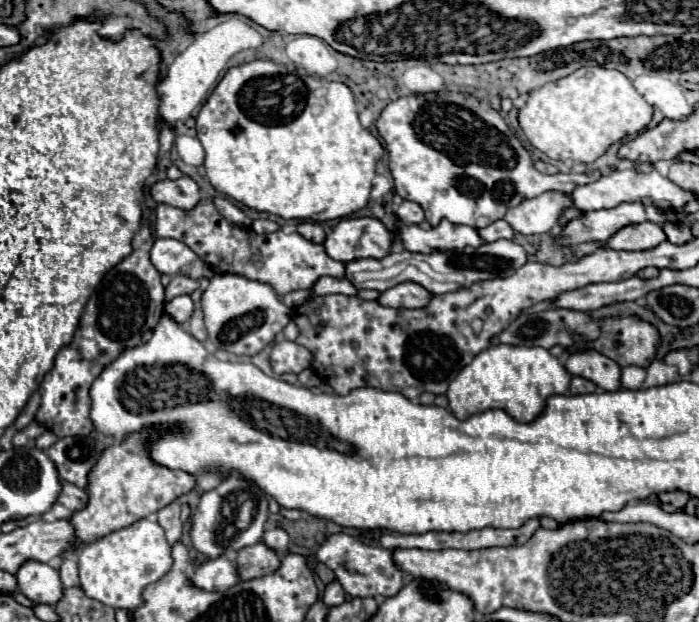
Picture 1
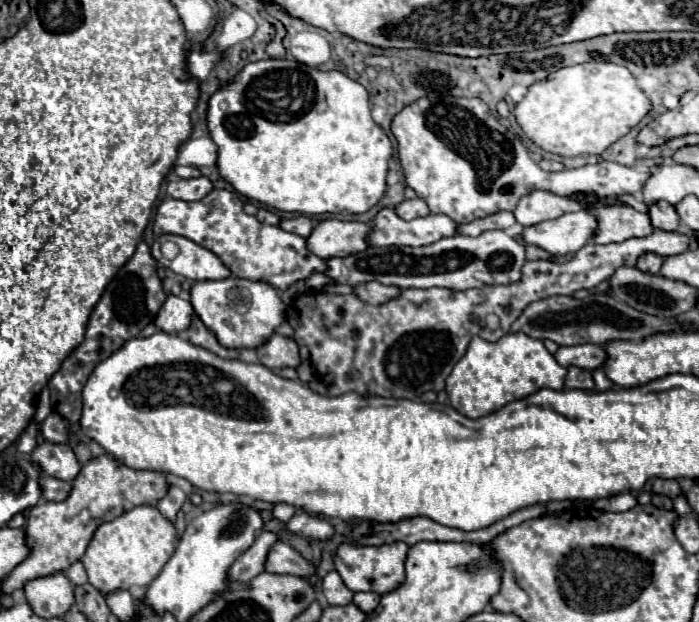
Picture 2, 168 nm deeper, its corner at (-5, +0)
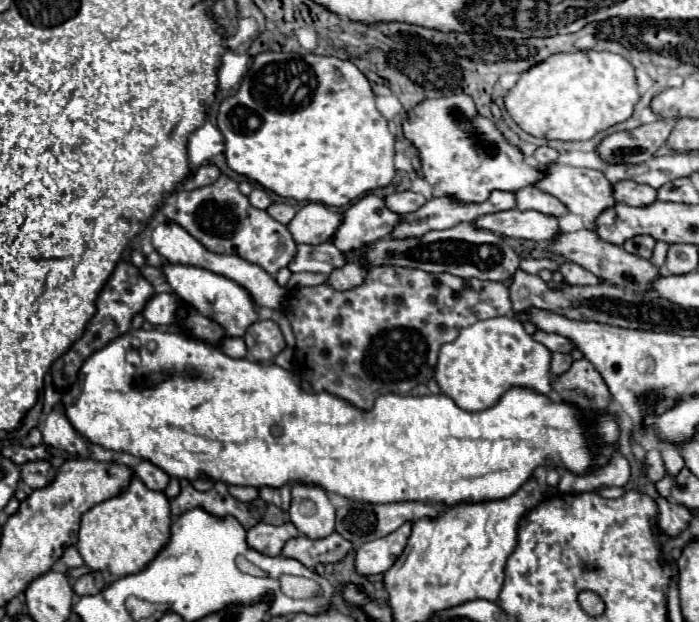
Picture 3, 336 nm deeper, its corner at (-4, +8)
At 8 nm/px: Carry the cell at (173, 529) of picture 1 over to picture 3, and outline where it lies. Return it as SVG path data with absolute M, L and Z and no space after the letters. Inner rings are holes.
M140 462L136 468L134 468L134 472L136 472L136 476L150 488L150 490L154 490L154 492L164 492L166 490L166 486L168 486L168 482L170 482L170 476L162 470L162 468L158 468L158 466L154 466L154 464L150 464L150 462Z

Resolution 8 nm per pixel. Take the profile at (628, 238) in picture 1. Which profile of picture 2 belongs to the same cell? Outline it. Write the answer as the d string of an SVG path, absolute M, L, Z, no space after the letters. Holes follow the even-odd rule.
M587 194L579 196L583 206L595 216L597 230L591 238L595 244L609 244L609 242L625 242L629 238L649 236L653 226L647 214L637 212L625 204L603 204L597 196Z

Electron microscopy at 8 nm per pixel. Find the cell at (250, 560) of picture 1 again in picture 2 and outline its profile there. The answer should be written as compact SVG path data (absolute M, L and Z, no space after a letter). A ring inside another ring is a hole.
M277 540L275 546L269 550L265 570L273 572L273 574L291 574L291 576L299 576L299 578L309 578L315 572L315 564L307 562L287 542Z

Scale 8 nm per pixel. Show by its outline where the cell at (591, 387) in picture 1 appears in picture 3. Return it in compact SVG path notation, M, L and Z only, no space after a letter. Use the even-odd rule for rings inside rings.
M554 352L552 354L552 376L562 376L564 372L568 372L568 368L572 366L572 356L570 354L560 354L560 352Z

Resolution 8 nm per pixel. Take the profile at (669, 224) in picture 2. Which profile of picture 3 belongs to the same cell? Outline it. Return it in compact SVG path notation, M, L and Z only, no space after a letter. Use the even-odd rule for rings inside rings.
M632 180L614 184L614 198L626 206L640 206L640 208L650 206L656 202L656 194L658 194L656 188L650 188L646 184L636 184Z

